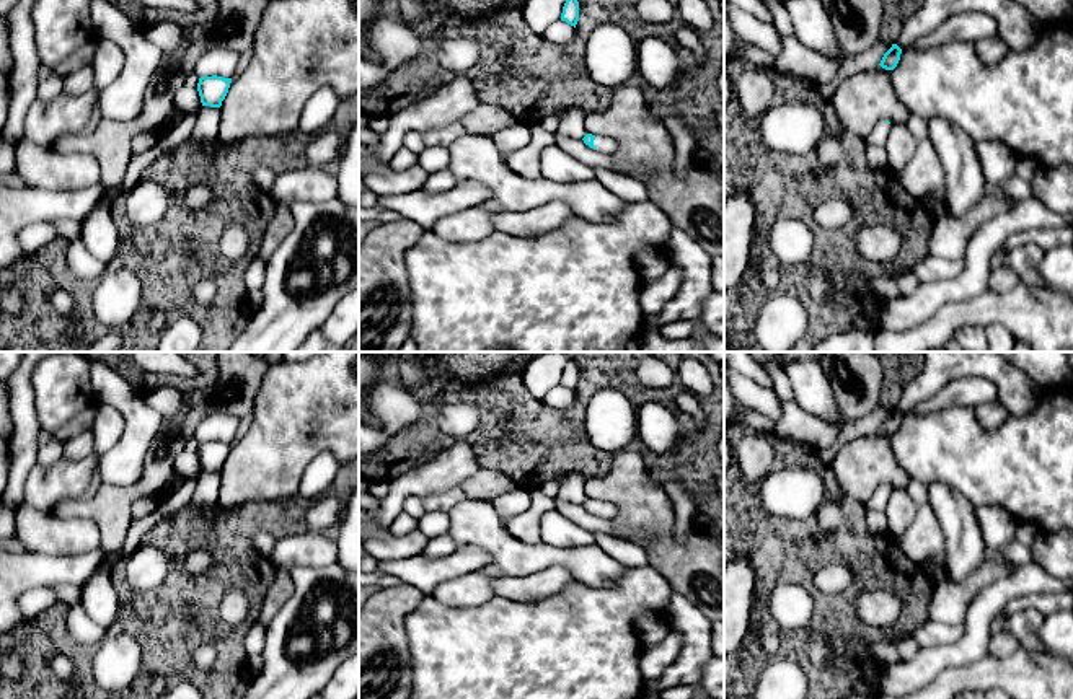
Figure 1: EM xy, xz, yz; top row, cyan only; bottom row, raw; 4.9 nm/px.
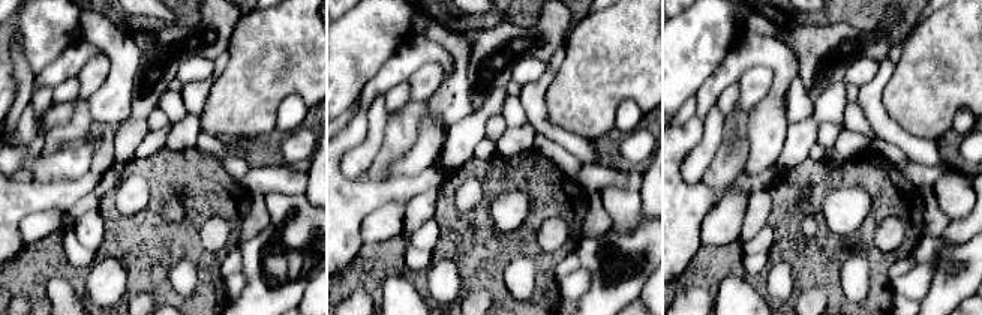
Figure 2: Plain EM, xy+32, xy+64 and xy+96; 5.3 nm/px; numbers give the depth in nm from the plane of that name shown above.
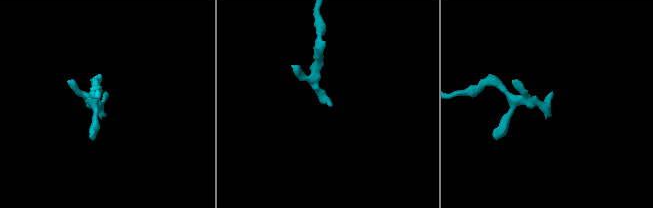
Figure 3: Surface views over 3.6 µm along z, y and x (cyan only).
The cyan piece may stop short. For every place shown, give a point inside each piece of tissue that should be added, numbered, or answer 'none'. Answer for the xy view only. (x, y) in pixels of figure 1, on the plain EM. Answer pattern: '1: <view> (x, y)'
none

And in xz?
1: xz (602, 509)

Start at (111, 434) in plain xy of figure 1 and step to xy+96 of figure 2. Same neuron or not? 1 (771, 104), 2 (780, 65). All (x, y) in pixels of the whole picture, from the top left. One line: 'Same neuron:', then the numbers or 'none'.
Same neuron: none

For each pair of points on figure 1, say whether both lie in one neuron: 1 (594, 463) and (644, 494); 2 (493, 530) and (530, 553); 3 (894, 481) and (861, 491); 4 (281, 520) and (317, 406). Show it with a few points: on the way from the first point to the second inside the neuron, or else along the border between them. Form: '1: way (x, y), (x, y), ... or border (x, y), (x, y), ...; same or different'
1: border (612, 453), (609, 468), (600, 474), (589, 476); different
2: way (503, 540), (516, 553), (521, 553); same
3: way (886, 479), (873, 479), (869, 483); same
4: border (299, 494), (289, 499), (261, 501), (250, 507); different

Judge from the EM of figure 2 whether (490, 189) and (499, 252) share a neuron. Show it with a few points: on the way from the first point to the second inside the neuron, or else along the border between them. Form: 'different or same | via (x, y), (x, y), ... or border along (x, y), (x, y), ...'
same | via (485, 204), (485, 237)

